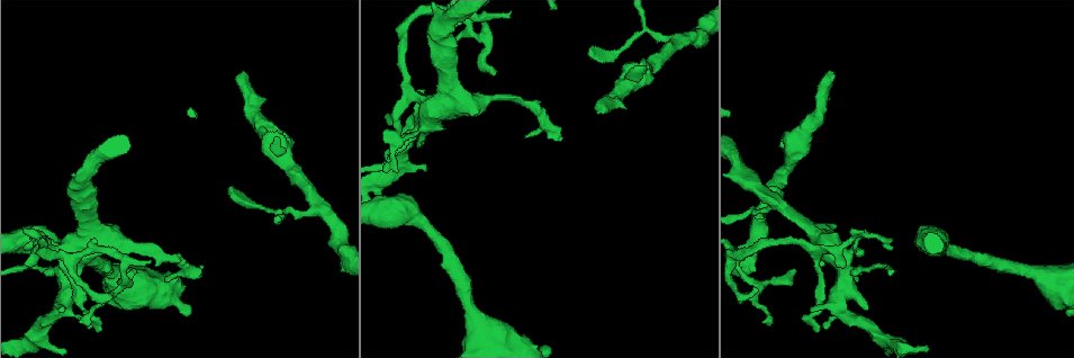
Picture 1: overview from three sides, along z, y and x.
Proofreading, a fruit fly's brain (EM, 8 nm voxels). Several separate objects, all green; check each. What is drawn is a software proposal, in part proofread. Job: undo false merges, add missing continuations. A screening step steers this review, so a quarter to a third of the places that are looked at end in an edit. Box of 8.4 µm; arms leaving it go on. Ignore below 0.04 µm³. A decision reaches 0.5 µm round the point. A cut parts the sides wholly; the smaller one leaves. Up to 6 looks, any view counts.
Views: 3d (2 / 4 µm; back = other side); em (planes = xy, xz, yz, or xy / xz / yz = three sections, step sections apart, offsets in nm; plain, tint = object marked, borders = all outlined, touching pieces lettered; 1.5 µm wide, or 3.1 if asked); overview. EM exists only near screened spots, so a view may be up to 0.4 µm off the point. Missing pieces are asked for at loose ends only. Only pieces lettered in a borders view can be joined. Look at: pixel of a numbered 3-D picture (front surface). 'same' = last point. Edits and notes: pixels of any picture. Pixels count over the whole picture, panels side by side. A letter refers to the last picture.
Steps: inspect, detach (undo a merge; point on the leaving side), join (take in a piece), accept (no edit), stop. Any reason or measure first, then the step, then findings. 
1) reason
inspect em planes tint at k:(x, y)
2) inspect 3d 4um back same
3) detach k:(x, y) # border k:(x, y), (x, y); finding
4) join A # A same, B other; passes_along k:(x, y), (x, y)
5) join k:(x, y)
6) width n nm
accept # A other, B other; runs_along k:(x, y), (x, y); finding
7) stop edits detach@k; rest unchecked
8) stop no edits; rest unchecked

an open end
inspect em xy step 8 borders at 1:(557, 138)

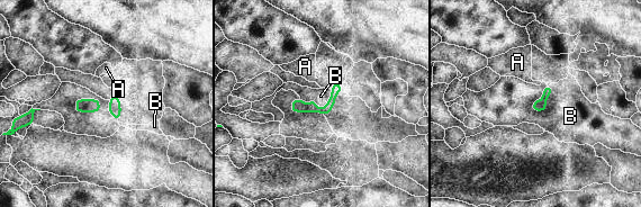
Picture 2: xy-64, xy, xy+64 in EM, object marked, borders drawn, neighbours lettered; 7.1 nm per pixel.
accept # A other, B other; runs_along 2:(339, 86), (324, 109), (294, 102); none of them fits

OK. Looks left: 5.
inspect em planes borders at 1:(494, 73)

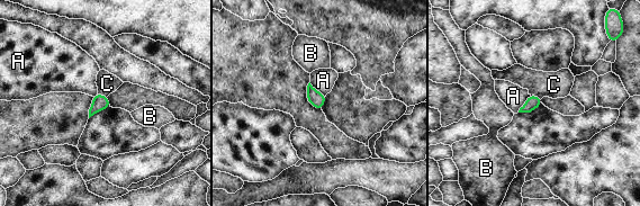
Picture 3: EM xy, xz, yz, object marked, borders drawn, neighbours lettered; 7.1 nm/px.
accept # A other, B other, C other; border 3:(530, 93), (541, 98); no lettered piece goes on from it

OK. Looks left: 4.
thin end
inspect em planes borders at 1:(893, 247)

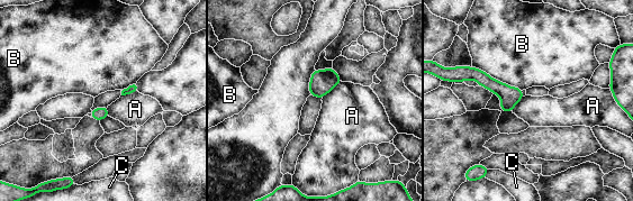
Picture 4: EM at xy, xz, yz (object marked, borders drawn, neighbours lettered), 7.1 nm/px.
width 100 nm
accept # A other, B other, C other; border 4:(341, 81), (323, 98); none of them fits

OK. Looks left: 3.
stop no edits; rest unchecked

